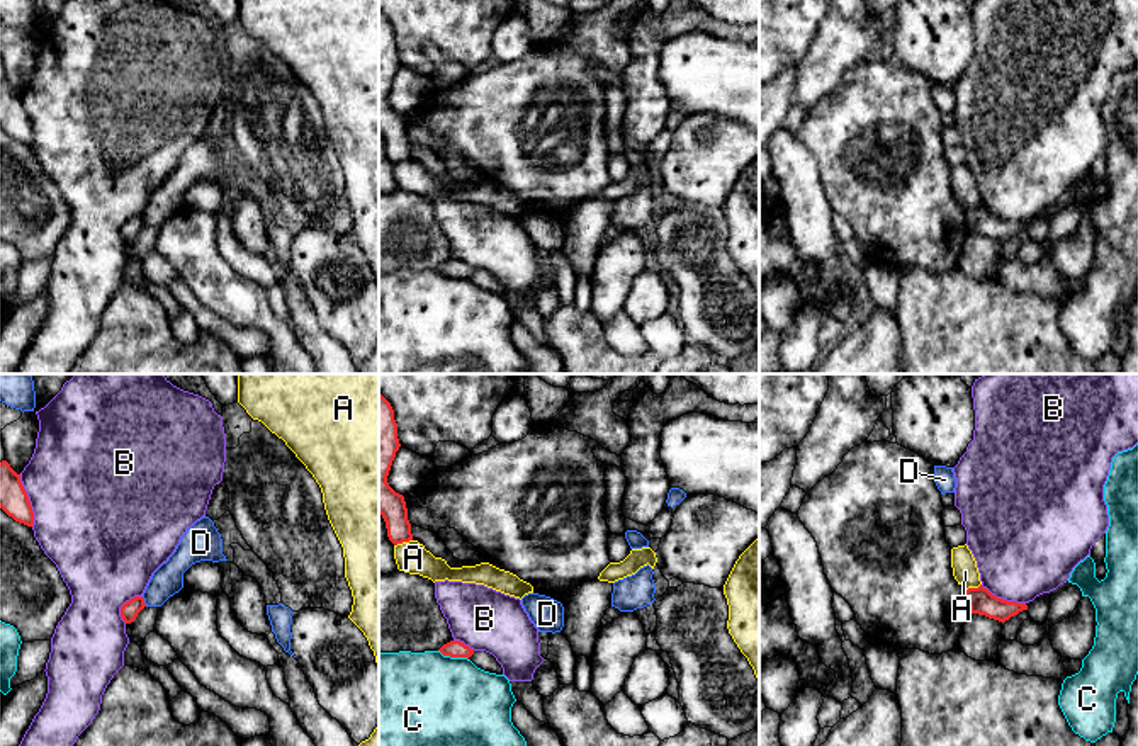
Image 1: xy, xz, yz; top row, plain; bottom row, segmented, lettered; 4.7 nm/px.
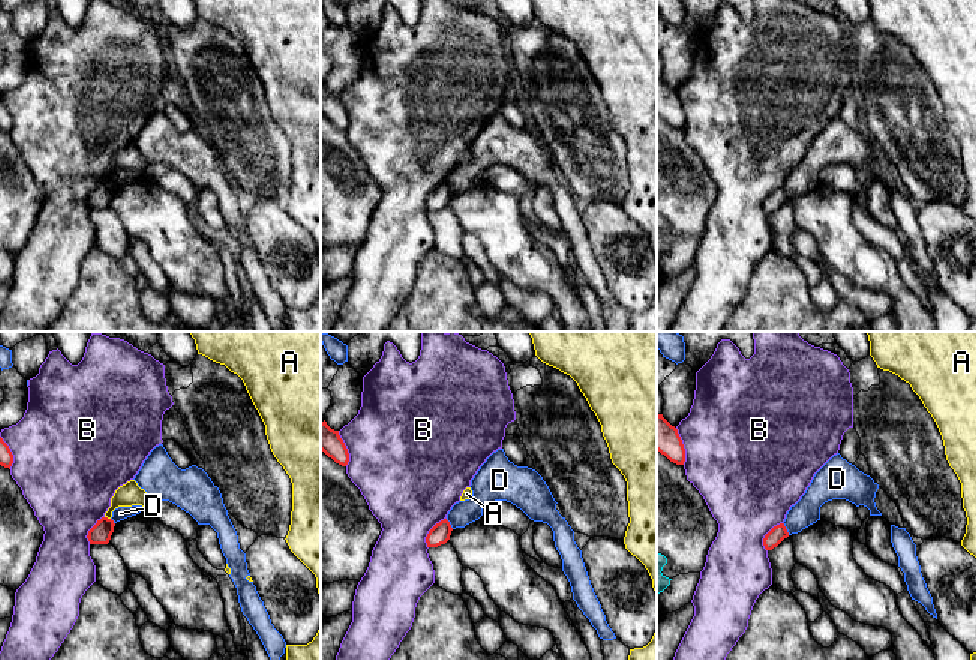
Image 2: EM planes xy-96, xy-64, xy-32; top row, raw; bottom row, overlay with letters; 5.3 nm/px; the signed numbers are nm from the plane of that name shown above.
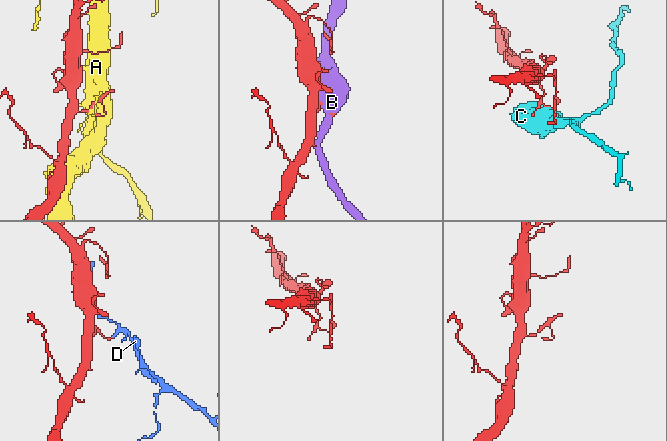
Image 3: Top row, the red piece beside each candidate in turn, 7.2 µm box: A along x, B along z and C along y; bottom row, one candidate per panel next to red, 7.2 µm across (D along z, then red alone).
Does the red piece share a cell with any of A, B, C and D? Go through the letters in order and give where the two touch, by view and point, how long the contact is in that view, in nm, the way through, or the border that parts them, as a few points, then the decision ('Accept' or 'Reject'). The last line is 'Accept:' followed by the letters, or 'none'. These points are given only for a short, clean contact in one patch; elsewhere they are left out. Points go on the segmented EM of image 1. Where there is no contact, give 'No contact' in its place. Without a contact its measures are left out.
A: Touches red at yz (972, 588). Shared border 90 nm. Reject
B: Touches red at xy (28, 500). Shared border 260 nm. Reject
C: Touches red at xz (454, 656). Shared border 150 nm. Boundary: xz (439, 649), (444, 655), (464, 656), (467, 660). Reject
D: Touches red at xy (143, 602). Shared border 50 nm. Boundary: xy (141, 597), (146, 605). Reject
Accept: none

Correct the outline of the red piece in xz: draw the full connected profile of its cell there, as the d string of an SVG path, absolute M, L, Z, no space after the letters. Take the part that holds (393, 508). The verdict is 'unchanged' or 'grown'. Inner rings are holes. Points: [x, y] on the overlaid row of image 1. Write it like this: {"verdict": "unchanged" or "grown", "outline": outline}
{"verdict": "unchanged", "outline": "M379 393L379 513L394 545L413 540L404 496L396 493L387 483L399 447L394 410Z"}

